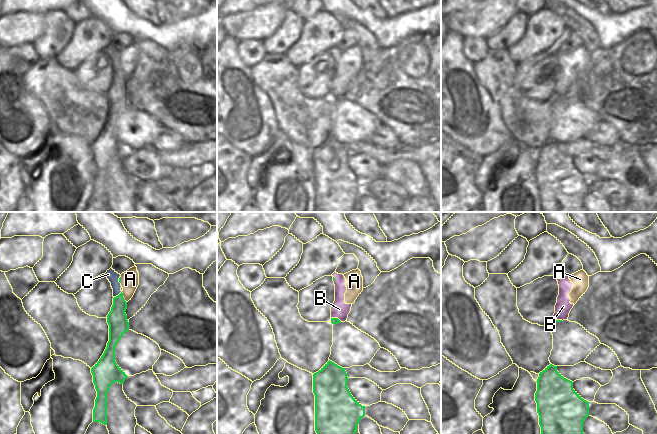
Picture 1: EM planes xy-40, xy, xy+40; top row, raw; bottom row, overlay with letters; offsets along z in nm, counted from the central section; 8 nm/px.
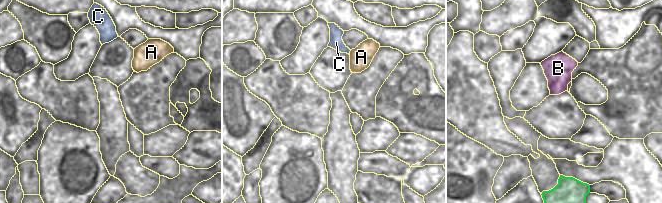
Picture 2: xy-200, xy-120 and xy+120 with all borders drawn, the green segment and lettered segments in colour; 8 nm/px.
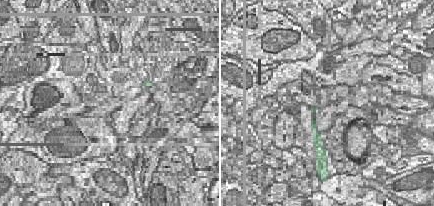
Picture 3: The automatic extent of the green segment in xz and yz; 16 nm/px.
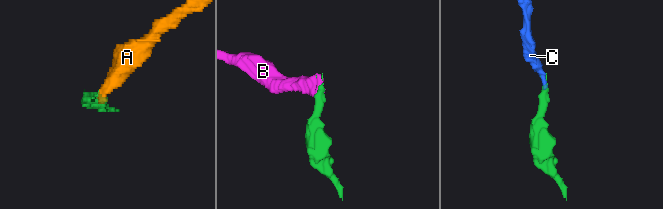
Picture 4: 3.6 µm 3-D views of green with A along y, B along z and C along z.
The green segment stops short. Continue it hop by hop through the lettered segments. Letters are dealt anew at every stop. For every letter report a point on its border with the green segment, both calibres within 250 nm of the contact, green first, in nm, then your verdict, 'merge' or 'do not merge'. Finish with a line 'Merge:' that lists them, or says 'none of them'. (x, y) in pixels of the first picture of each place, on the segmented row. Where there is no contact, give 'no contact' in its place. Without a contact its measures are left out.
A: xy-40 (123, 297) | 160/140 nm | do not merge
B: xy (336, 318) | 50/140 nm | do not merge
C: xy-40 (118, 295) | 160/90 nm | merge
Merge: C

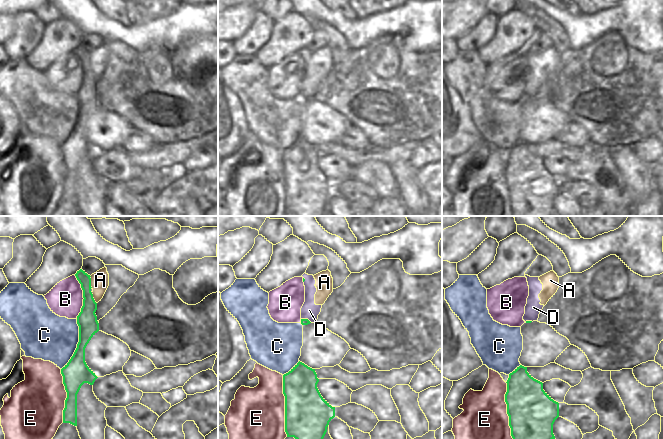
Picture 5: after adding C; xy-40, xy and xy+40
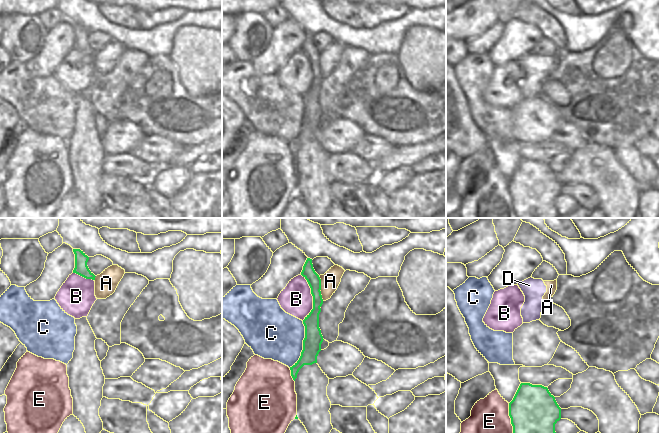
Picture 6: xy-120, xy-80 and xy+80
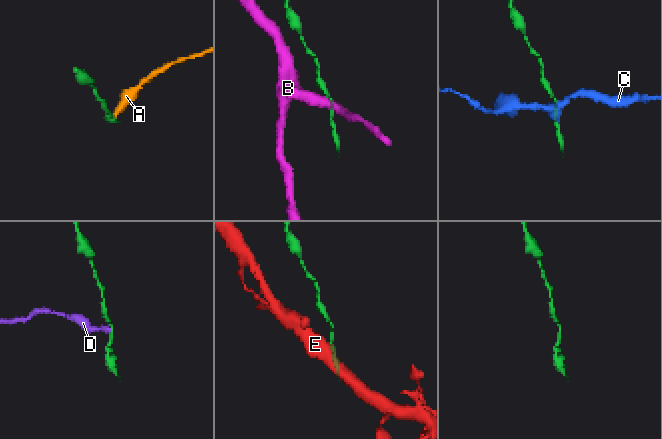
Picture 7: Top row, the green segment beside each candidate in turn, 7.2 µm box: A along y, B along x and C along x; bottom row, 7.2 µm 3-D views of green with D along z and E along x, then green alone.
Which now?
A: xy-40 (90, 282) | 120/140 nm | do not merge
B: xy-40 (83, 297) | 160/280 nm | do not merge
C: xy-40 (77, 344) | 200/380 nm | do not merge
D: xy (306, 319) | 50/140 nm | do not merge
E: xy (285, 406) | 360/420 nm | do not merge
Merge: none of them

